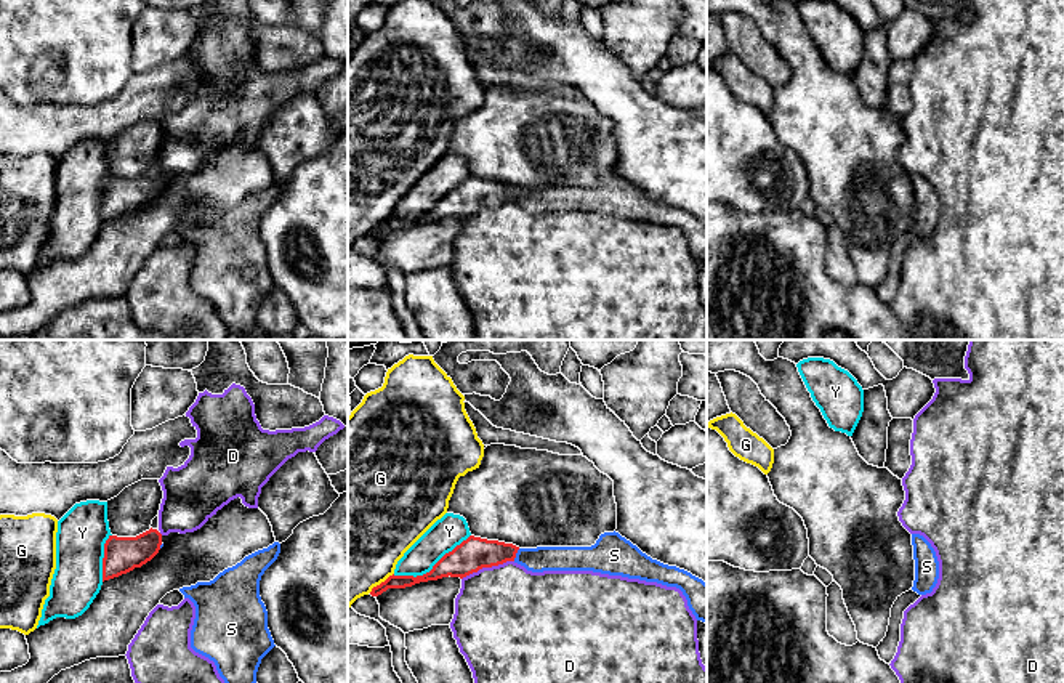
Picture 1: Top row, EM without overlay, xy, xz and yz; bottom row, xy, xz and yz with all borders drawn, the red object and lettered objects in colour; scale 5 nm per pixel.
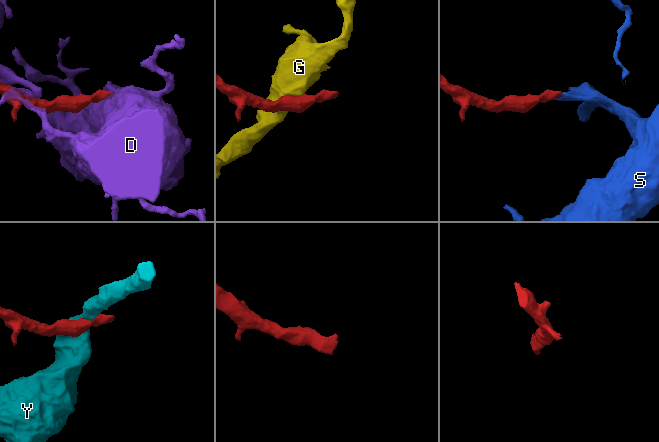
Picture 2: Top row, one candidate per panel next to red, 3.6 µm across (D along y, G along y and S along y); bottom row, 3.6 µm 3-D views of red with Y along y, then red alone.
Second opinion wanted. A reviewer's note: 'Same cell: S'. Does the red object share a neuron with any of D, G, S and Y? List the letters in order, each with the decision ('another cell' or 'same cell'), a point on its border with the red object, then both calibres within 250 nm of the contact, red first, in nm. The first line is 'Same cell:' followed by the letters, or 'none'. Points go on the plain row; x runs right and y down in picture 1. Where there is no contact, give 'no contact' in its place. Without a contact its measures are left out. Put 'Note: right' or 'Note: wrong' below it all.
Same cell: S
D: another cell; contact xz (487, 207); calibres 160 and 480 nm
G: another cell; contact xz (382, 223); calibres 70 and 500 nm
S: same cell; contact xz (515, 196); calibres 160 and 130 nm
Y: another cell; contact xz (433, 209); calibres 160 and 160 nm
Note: right

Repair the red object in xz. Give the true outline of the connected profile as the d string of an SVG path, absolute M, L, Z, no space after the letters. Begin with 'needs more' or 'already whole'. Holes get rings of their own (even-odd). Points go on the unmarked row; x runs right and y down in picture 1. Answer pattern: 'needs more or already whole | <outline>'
needs more | M615 172L601 175L591 188L519 189L513 184L470 176L445 194L429 213L417 218L393 215L373 228L370 236L378 237L388 229L405 229L449 216L463 220L482 208L506 202L514 202L532 213L593 212L676 228L686 237L695 260L707 265L707 224L684 210L652 200Z

